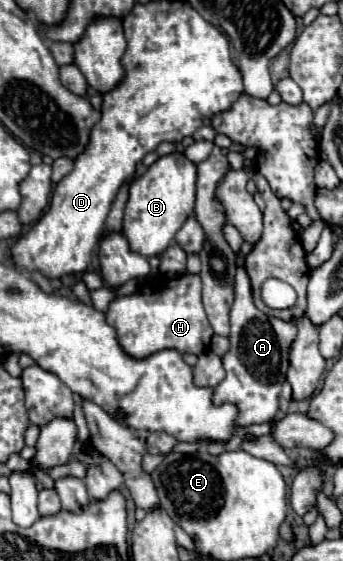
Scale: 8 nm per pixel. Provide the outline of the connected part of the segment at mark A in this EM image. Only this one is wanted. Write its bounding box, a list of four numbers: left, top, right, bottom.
[213,267,295,425]

